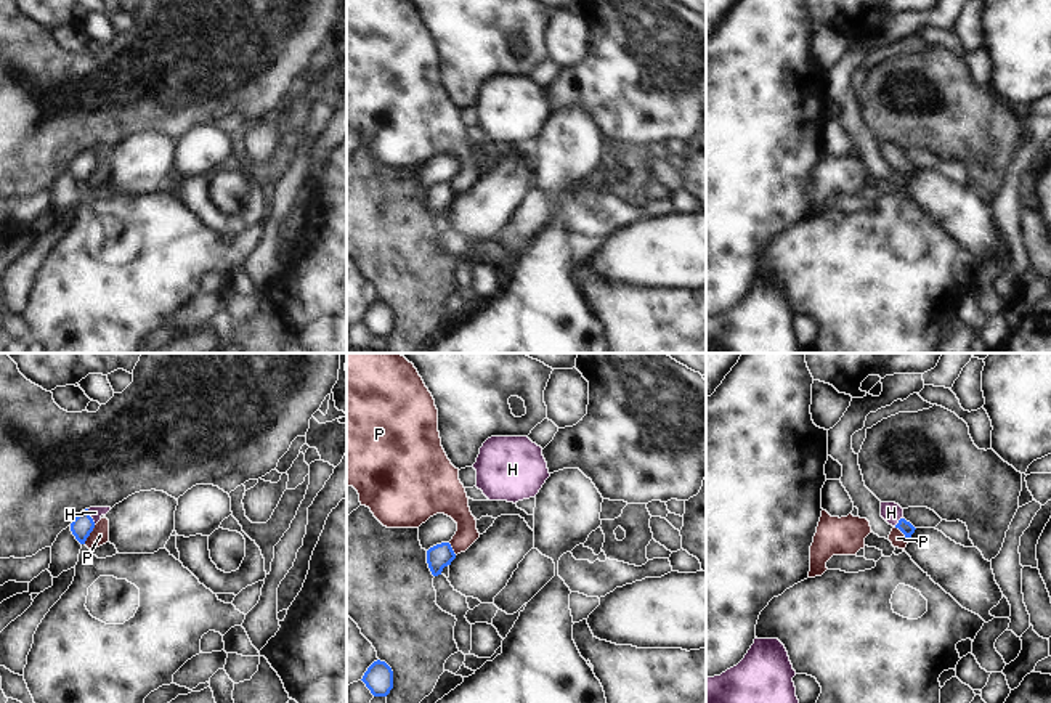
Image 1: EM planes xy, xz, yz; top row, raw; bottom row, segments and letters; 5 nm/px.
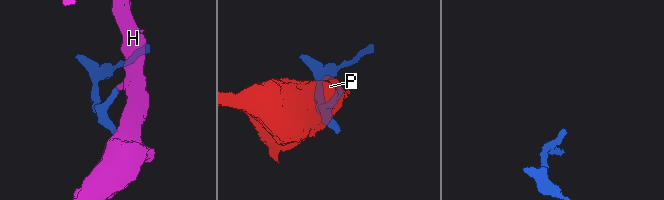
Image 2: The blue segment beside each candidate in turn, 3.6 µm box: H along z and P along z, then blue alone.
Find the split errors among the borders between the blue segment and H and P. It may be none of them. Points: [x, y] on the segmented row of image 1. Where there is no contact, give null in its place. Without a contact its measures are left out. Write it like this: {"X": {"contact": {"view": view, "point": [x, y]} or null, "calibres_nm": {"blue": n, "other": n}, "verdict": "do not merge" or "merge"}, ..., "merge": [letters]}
{"H": {"contact": {"view": "xy", "point": [90, 517]}, "calibres_nm": {"blue": 110, "other": 60}, "verdict": "merge"}, "P": {"contact": {"view": "xy", "point": [89, 535]}, "calibres_nm": {"blue": 110, "other": 90}, "verdict": "do not merge"}, "merge": ["H"]}

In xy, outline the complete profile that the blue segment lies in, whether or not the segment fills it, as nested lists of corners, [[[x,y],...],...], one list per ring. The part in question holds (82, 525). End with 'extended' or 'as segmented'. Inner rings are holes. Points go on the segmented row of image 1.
[[[90,507],[82,510],[71,523],[71,531],[80,544],[85,544],[87,538],[93,531],[95,525],[106,515],[111,507]]]; extended

